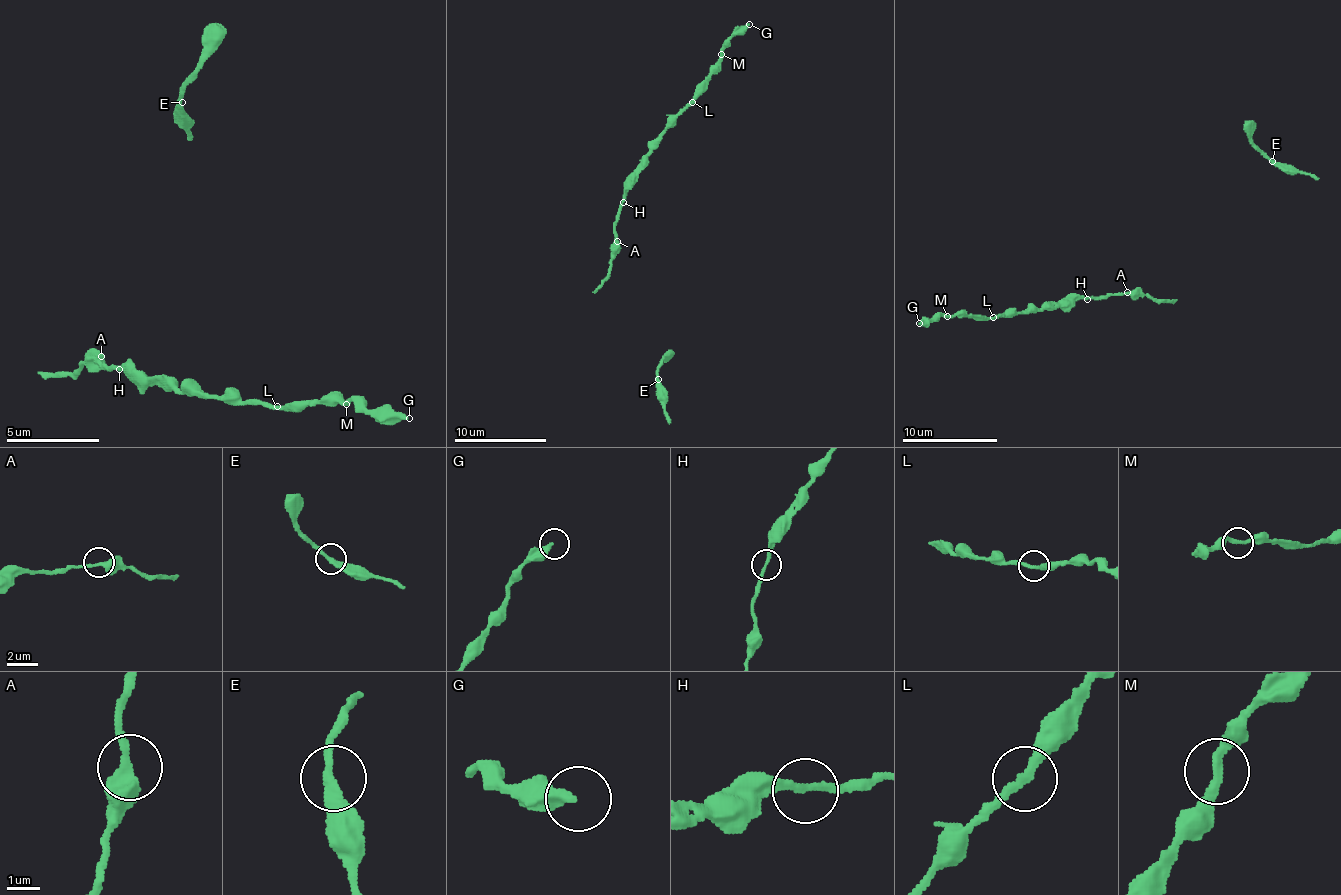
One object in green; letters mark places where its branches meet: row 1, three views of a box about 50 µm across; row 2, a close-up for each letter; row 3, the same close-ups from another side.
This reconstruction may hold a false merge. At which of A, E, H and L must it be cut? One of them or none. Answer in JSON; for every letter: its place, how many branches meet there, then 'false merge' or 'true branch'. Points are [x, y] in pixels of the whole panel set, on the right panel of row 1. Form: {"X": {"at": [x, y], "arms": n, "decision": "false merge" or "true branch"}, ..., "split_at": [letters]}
{"A": {"at": [1127, 292], "arms": 2, "decision": "true branch"}, "E": {"at": [1272, 161], "arms": 2, "decision": "true branch"}, "H": {"at": [1087, 299], "arms": 2, "decision": "true branch"}, "L": {"at": [993, 317], "arms": 2, "decision": "true branch"}, "split_at": []}

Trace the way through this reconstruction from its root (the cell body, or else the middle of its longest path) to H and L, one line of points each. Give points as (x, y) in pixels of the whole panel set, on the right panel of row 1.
H: (1128, 294), (1087, 299)
L: (1128, 294), (1066, 296), (1055, 303), (1045, 303), (1040, 308), (993, 317)

